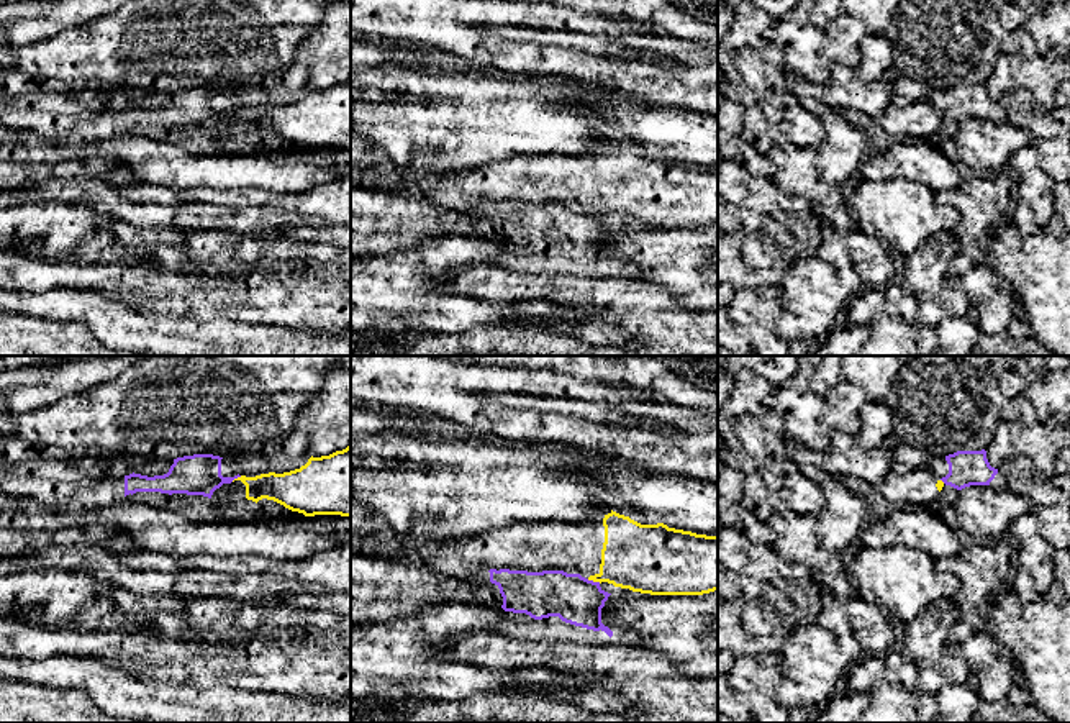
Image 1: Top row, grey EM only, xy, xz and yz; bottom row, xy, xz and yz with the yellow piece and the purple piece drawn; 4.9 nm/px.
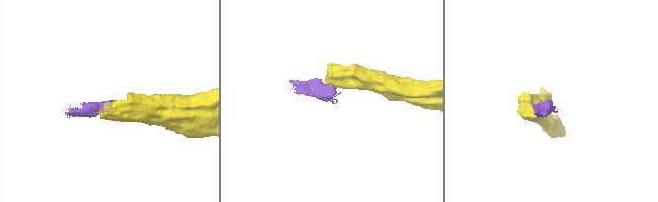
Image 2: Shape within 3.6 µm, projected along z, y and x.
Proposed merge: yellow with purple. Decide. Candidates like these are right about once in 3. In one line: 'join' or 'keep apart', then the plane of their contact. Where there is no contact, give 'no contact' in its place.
keep apart; contact in xz

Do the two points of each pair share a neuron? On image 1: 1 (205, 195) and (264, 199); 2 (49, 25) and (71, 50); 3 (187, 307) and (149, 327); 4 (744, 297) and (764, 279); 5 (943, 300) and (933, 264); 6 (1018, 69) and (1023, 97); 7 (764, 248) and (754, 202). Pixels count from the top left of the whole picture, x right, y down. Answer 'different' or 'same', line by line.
1: same
2: different
3: different
4: different
5: same
6: different
7: same

